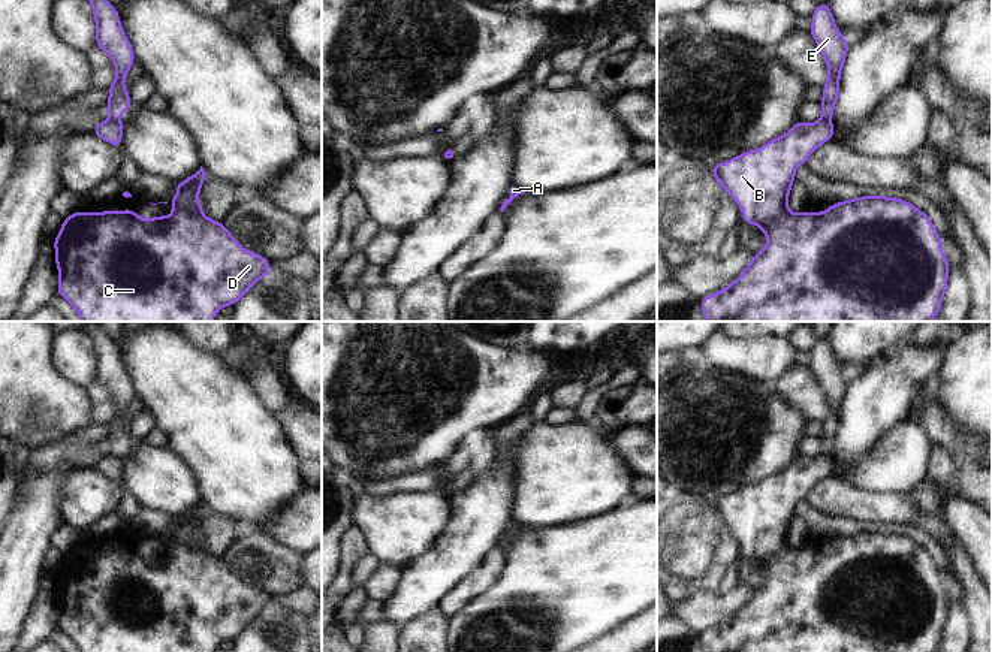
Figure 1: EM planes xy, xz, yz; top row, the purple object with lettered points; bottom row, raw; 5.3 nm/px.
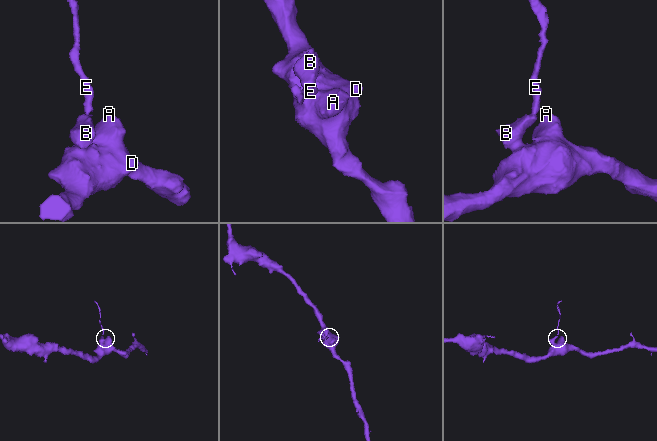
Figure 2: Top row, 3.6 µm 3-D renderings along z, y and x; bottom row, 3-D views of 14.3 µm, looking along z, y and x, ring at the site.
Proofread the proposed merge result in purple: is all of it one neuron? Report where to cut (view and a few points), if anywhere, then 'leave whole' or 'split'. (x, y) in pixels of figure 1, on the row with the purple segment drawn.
xy (108, 120), (120, 126) | split

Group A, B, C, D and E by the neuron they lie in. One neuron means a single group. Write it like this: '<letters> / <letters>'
A B C D / E

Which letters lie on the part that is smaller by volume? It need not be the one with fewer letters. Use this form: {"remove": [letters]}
{"remove": ["E"]}

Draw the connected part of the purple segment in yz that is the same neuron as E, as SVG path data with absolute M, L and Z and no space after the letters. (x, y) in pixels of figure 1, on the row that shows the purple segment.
M829 3L817 4L812 13L809 34L814 37L826 61L829 76L823 85L823 99L820 102L821 121L830 121L838 102L839 76L848 54L848 43L835 25Z

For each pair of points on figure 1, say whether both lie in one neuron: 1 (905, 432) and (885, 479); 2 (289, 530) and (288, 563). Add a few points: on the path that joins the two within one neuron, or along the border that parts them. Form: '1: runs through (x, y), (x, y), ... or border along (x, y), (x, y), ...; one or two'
1: runs through (905, 444), (905, 452), (892, 467); one
2: border along (258, 531), (288, 545), (301, 555); two

